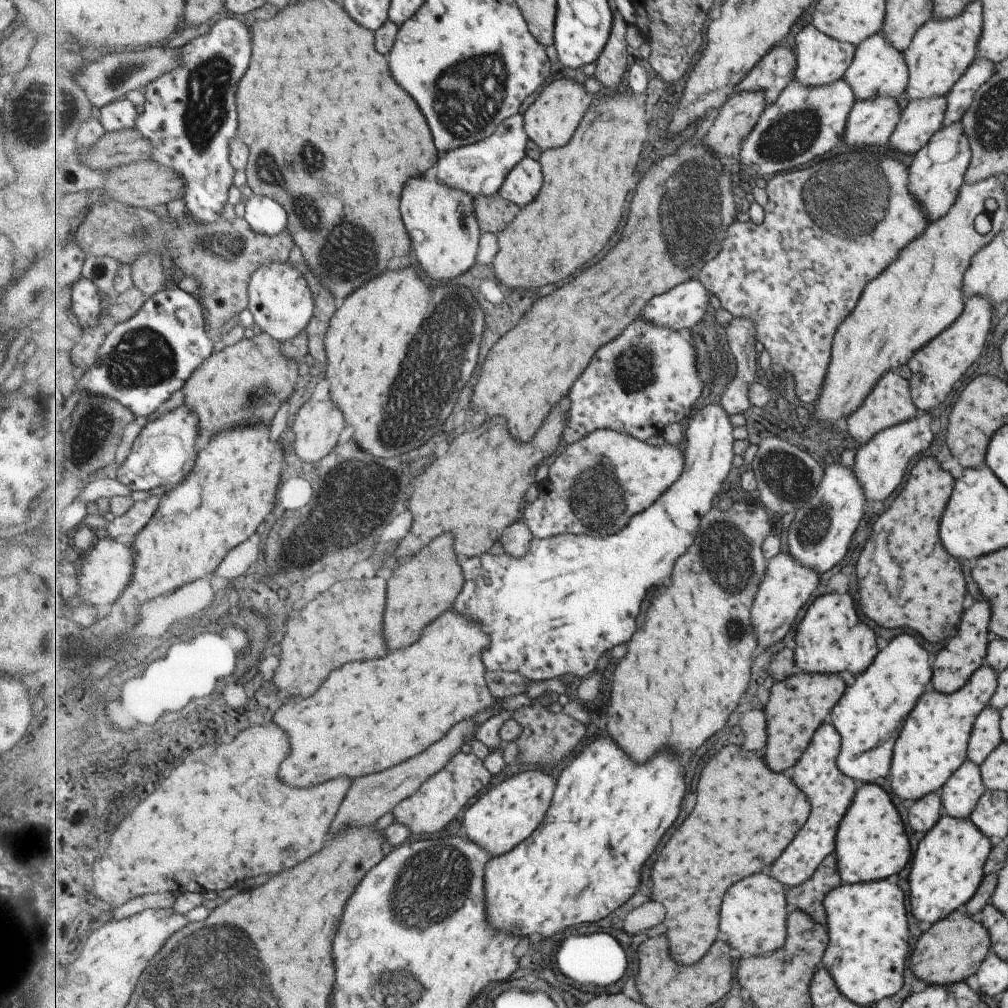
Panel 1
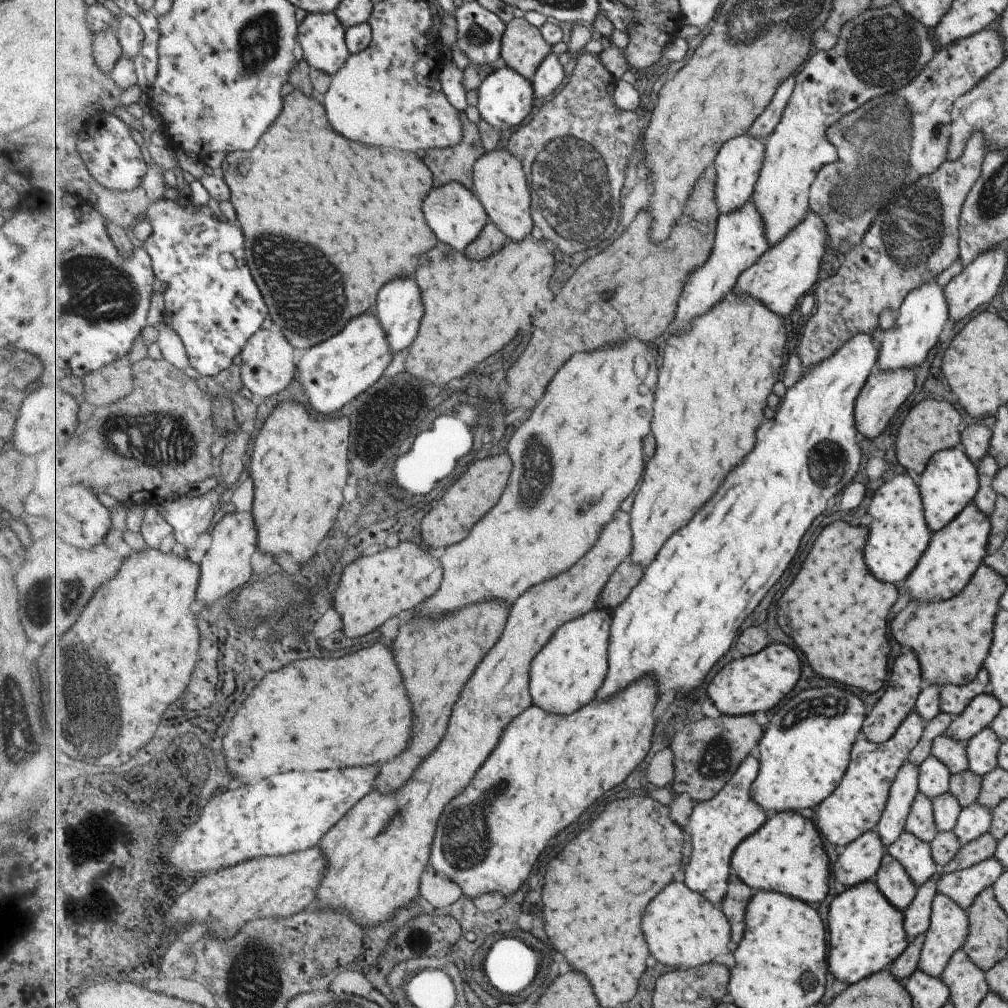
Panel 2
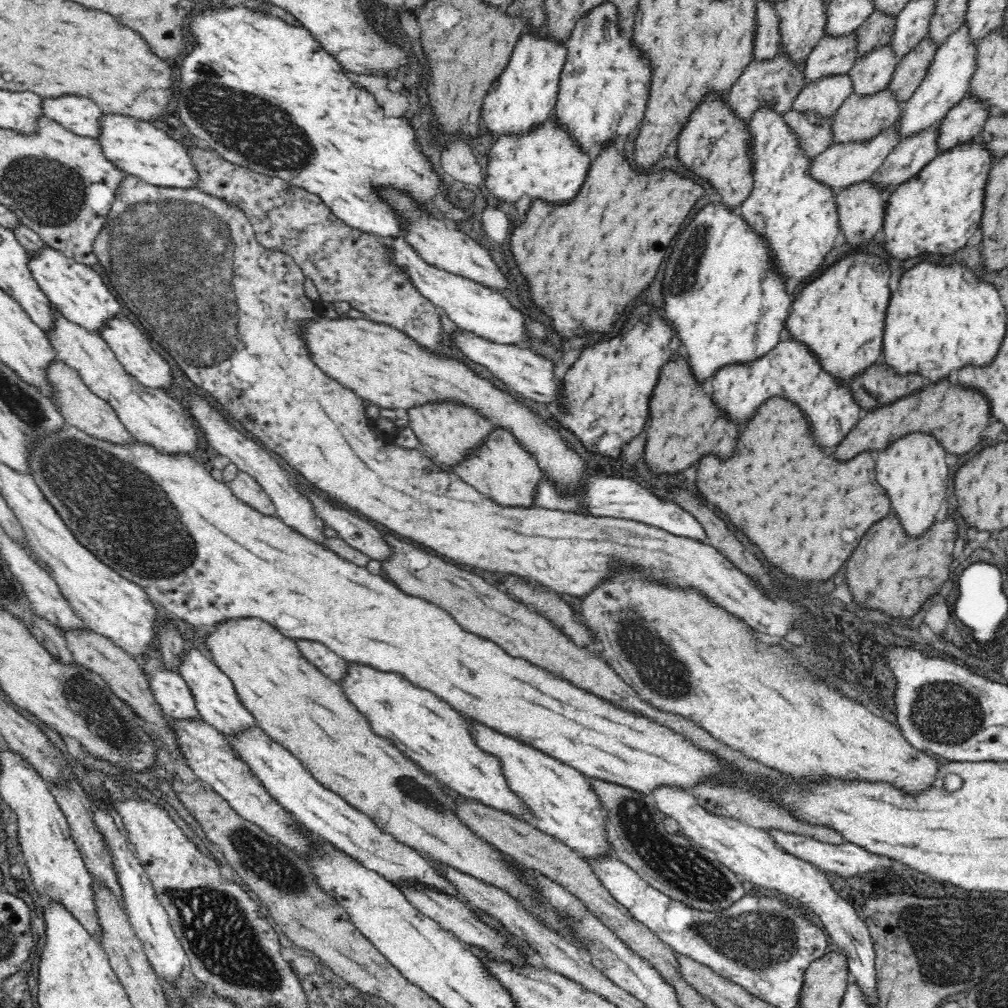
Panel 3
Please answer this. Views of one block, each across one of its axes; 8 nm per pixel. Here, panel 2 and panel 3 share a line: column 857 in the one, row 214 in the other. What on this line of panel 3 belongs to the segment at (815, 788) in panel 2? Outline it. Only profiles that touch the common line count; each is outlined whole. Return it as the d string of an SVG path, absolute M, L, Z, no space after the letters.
M706 206L694 222L686 226L678 236L664 270L662 308L664 320L672 324L672 331L680 343L680 355L687 360L687 367L693 374L691 377L697 384L706 384L725 365L748 364L776 348L791 308L784 285L771 268L769 254L761 238L722 206Z

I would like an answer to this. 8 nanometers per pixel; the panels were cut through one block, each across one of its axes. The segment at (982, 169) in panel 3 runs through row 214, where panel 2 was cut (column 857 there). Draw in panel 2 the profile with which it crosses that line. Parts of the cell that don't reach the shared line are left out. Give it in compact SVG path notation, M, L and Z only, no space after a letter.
M873 880L847 887L830 902L829 972L848 985L888 968L907 946L903 913L888 903Z

